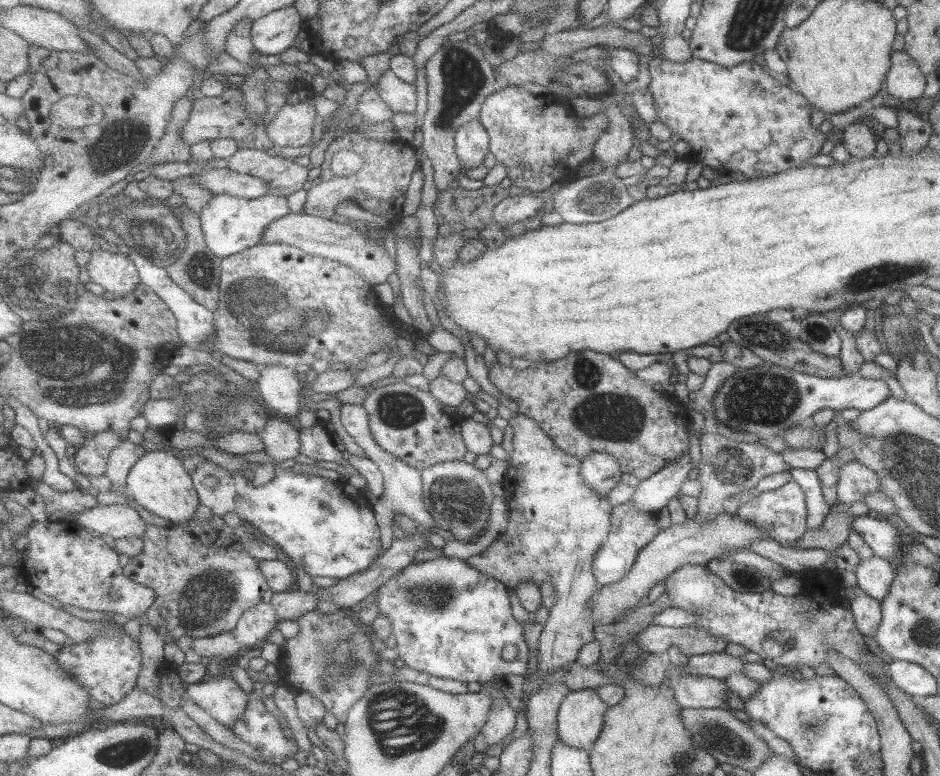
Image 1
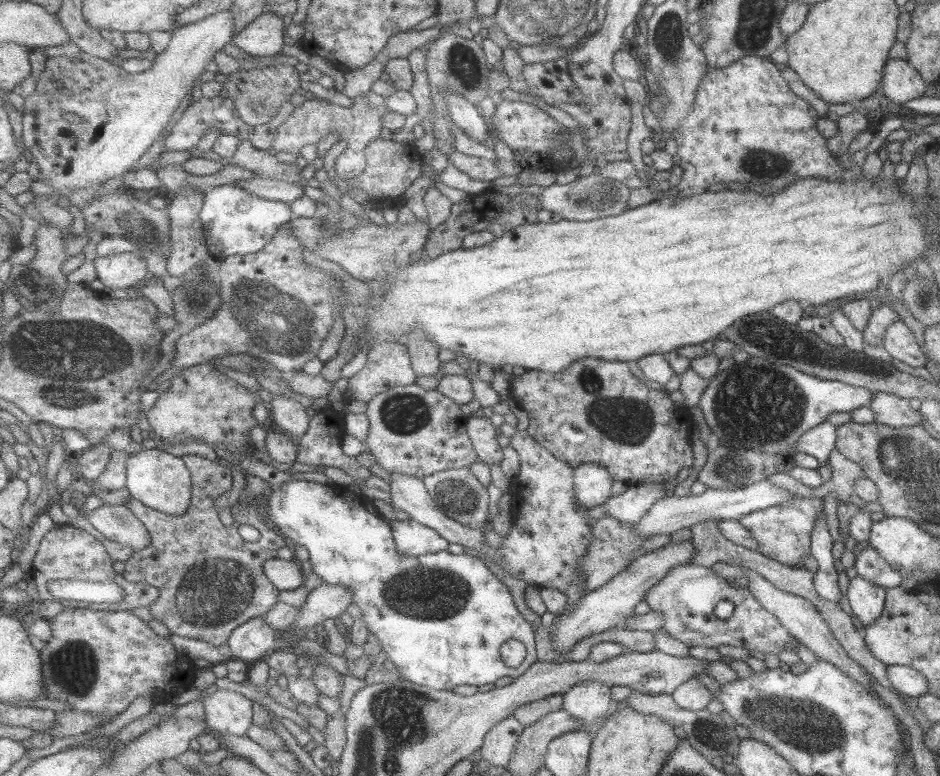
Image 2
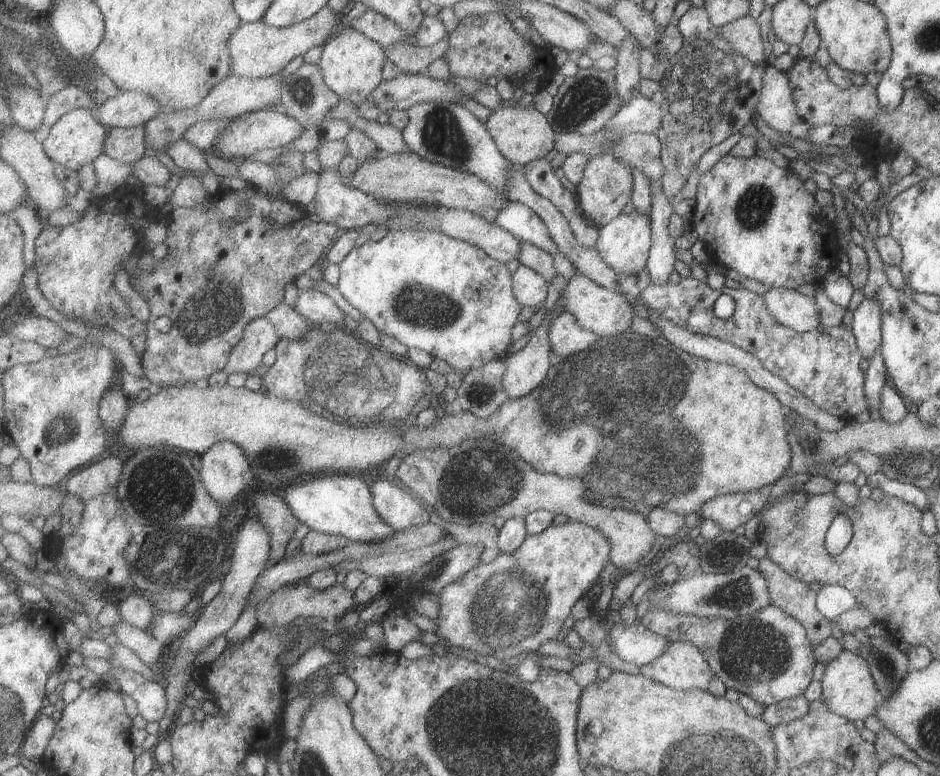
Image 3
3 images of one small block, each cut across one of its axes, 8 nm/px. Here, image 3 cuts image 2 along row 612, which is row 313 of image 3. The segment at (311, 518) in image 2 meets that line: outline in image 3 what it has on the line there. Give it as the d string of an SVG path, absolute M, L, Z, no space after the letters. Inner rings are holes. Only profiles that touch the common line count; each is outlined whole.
M406 230L389 231L380 241L367 241L357 247L339 266L339 282L337 285L345 300L369 320L372 320L381 333L396 336L409 348L423 349L435 358L445 360L453 369L461 374L476 368L483 368L488 362L495 359L505 358L510 346L514 341L514 328L518 325L519 316L523 305L519 302L514 291L514 273L510 271L508 263L502 263L499 259L487 254L486 250L475 246L467 241L462 241L448 234L432 230Z

